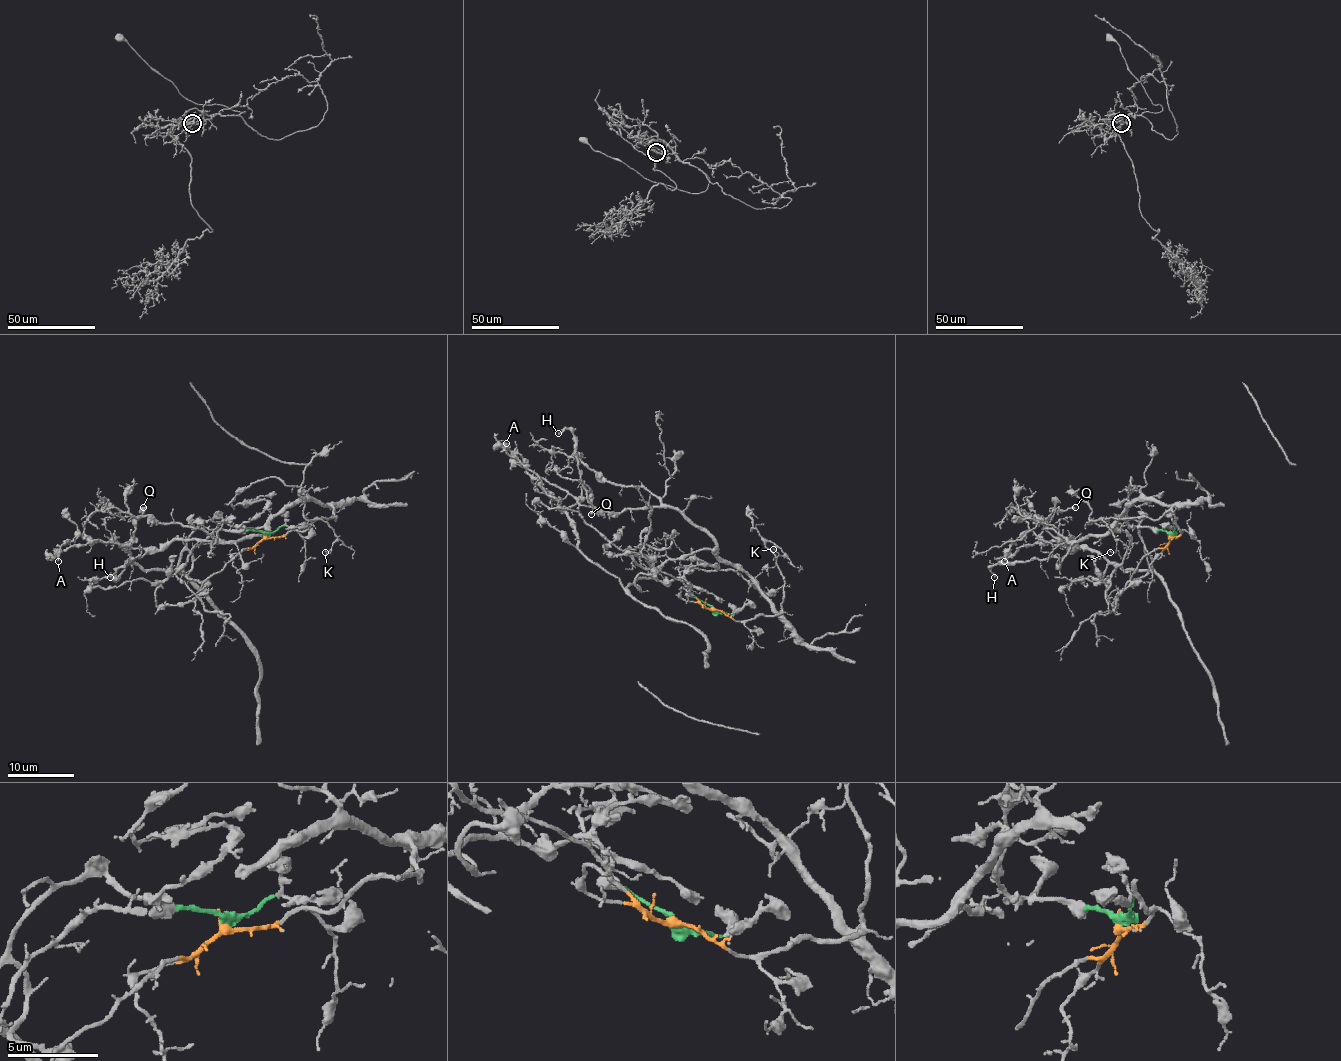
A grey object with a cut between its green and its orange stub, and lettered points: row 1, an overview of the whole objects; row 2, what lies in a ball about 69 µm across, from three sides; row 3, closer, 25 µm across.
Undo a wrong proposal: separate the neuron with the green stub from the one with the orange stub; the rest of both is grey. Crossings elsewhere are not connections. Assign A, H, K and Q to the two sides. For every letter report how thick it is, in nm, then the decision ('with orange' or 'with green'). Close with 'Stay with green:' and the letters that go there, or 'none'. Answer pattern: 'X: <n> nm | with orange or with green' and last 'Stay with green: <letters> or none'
A: 200 nm | with green
H: 150 nm | with orange
K: 110 nm | with orange
Q: 220 nm | with green
Stay with green: A, Q

